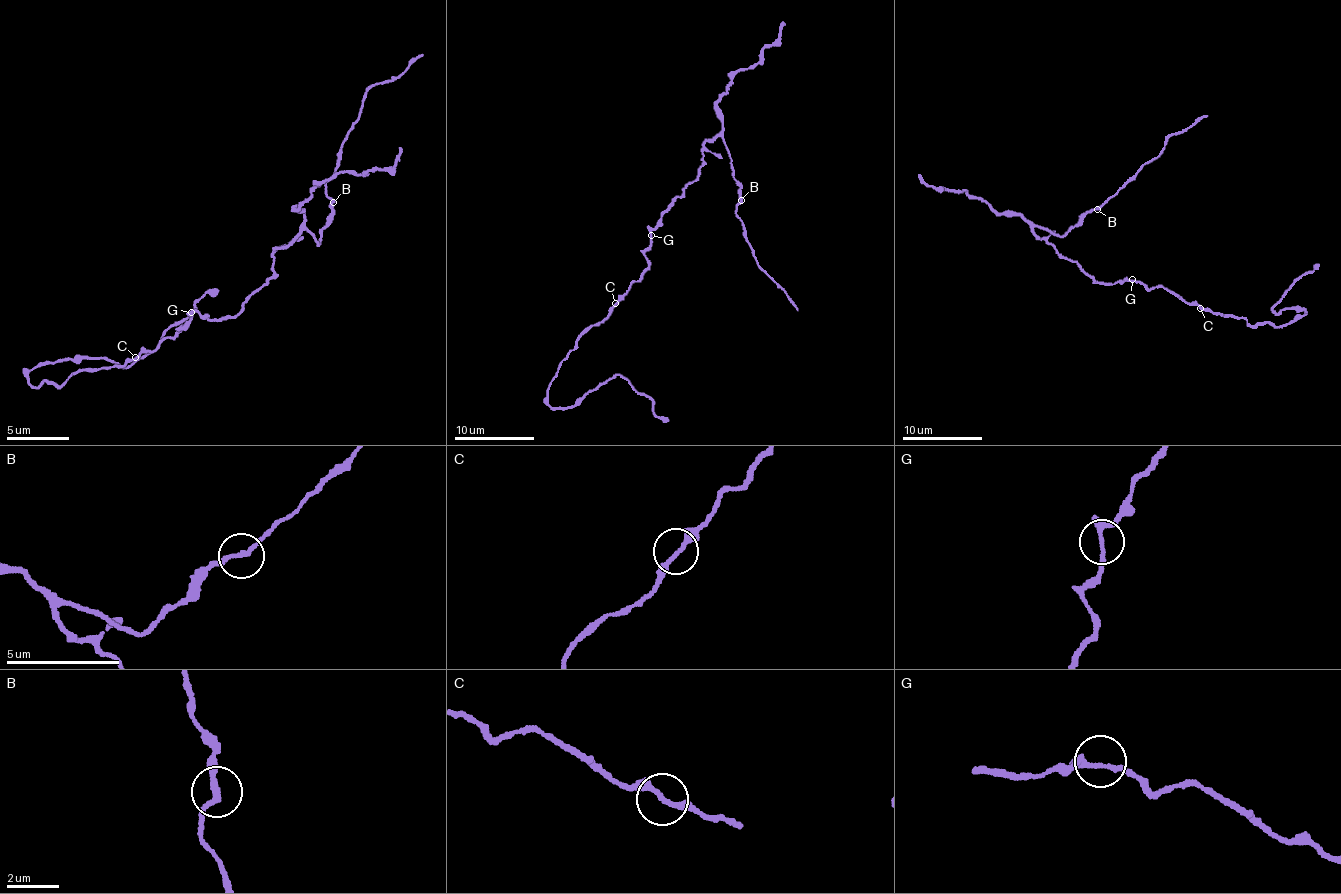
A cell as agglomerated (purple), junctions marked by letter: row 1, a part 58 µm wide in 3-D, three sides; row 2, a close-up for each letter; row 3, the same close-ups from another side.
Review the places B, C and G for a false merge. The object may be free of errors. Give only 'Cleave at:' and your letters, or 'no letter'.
Cleave at: no letter

